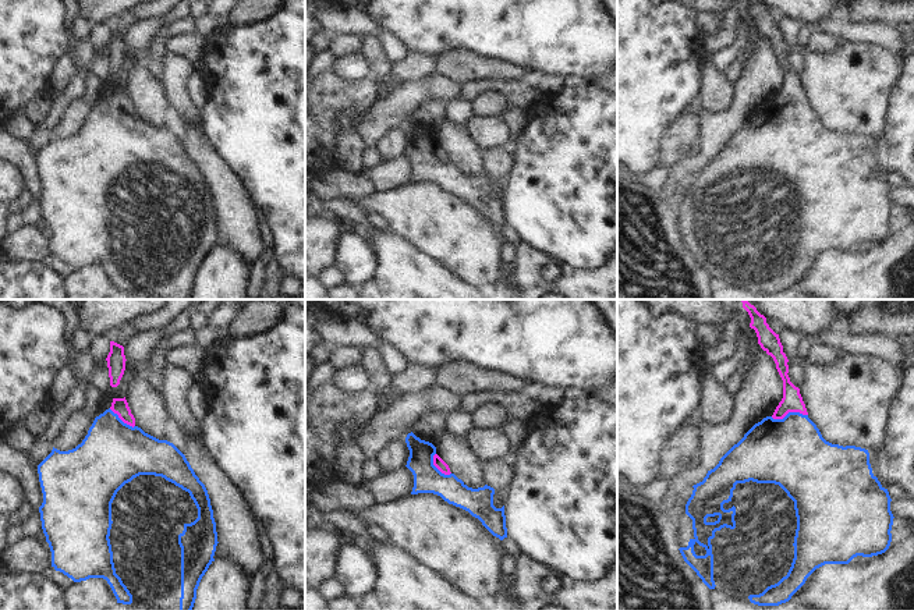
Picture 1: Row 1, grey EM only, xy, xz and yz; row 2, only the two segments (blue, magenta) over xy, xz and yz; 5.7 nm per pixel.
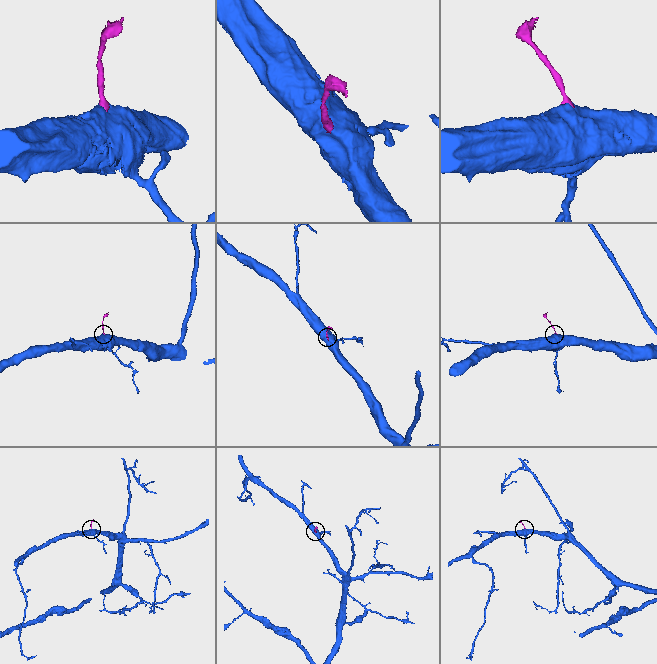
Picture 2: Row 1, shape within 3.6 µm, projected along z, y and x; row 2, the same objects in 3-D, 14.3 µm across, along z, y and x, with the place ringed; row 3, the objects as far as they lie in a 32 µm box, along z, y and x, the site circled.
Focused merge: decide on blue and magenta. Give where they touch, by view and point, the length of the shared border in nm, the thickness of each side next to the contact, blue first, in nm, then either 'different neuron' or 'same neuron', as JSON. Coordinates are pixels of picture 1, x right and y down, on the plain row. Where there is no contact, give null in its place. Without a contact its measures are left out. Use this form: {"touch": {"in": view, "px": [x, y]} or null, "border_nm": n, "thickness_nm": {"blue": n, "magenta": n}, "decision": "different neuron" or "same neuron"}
{"touch": {"in": "yz", "px": [789, 100]}, "border_nm": 220, "thickness_nm": {"blue": 400, "magenta": 120}, "decision": "same neuron"}

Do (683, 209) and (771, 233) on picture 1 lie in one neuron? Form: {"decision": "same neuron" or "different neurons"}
{"decision": "same neuron"}

